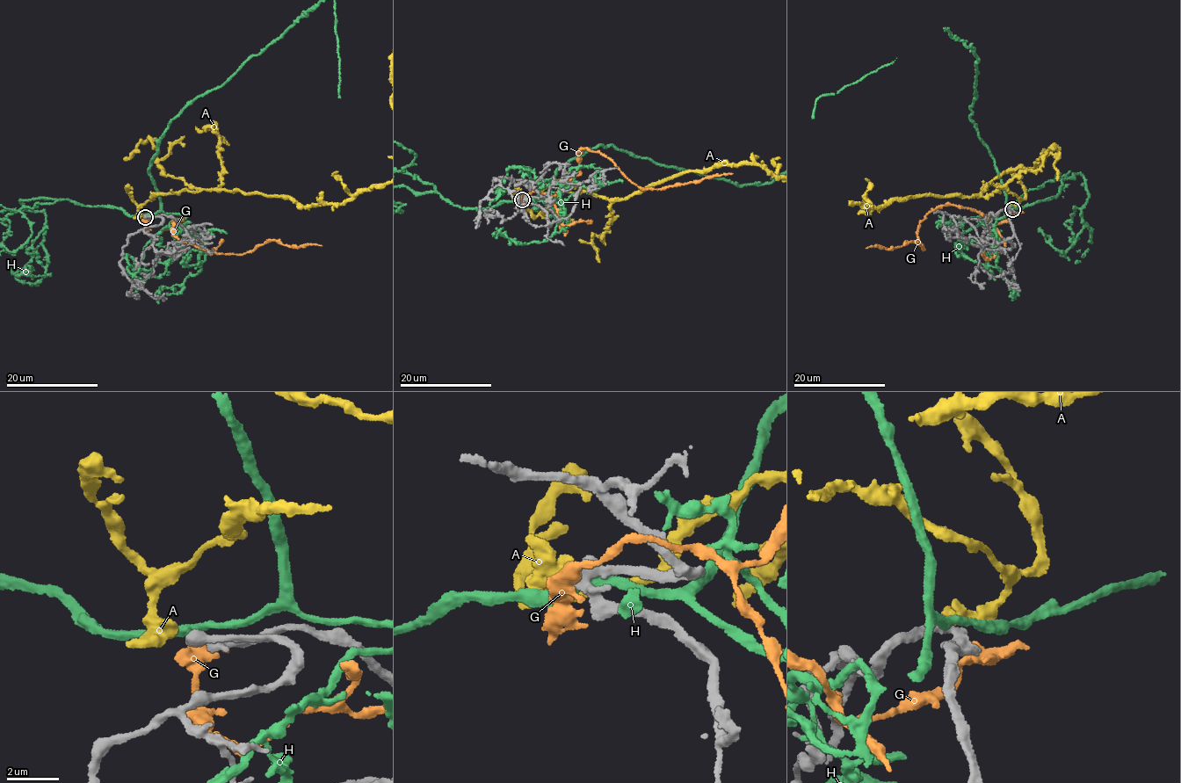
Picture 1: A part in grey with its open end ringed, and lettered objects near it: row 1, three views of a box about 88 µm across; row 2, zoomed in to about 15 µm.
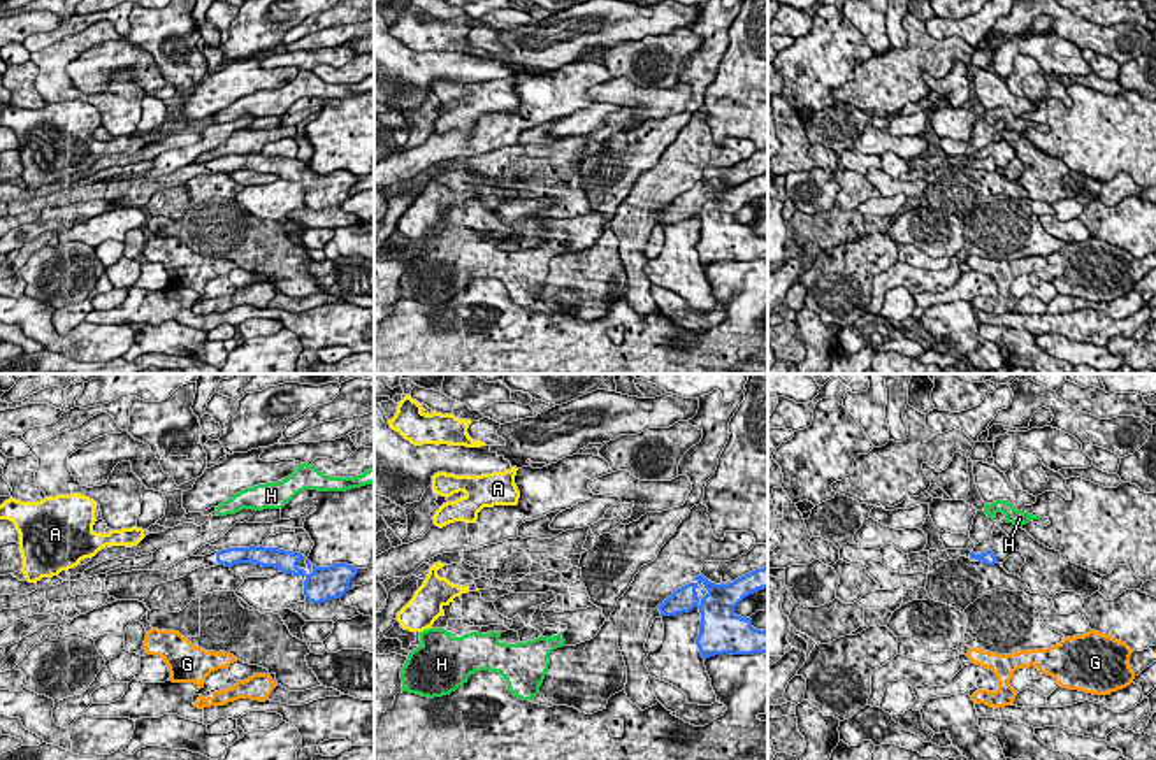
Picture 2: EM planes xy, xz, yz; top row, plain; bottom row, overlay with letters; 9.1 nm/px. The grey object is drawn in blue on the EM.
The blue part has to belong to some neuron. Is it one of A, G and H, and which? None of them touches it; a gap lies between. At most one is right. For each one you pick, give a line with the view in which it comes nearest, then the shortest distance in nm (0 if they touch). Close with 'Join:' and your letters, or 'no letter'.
Join: no letter

